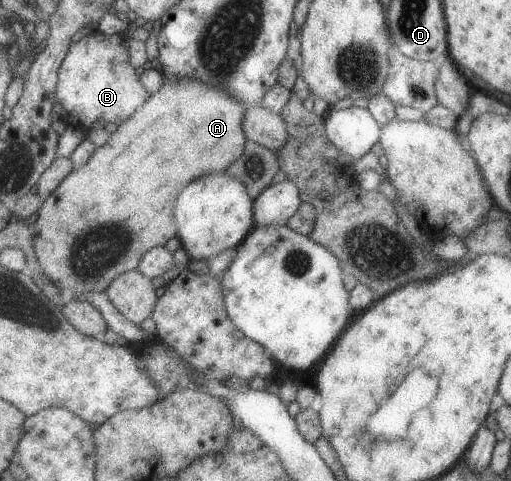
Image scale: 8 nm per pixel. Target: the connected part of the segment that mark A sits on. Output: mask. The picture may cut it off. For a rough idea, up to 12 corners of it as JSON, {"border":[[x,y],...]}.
{"border":[[165,78],[45,199],[39,268],[78,298],[178,237],[247,108]]}

